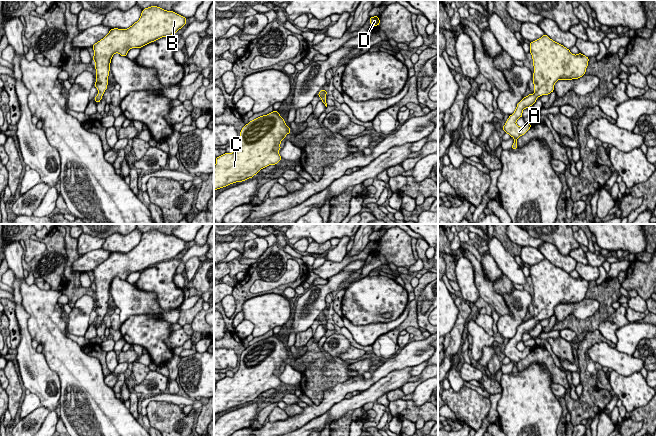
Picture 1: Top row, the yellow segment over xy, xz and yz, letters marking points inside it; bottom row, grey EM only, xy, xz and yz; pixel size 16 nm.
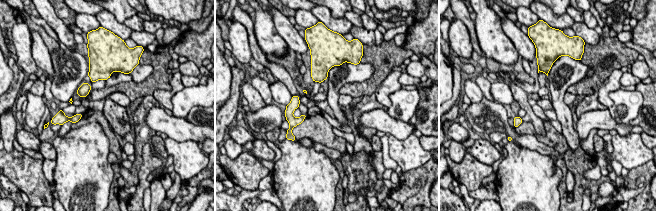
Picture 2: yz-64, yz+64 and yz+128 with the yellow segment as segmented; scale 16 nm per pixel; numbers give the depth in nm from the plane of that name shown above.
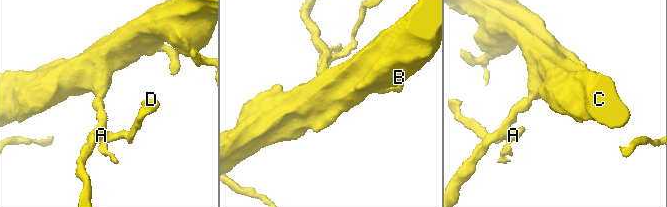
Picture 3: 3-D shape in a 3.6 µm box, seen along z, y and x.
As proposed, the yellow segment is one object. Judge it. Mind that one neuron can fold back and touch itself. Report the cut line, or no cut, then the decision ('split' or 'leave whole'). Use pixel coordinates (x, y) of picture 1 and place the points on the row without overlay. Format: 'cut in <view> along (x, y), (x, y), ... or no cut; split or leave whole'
no cut; leave whole

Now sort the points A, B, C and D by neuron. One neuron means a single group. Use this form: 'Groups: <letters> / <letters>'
Groups: A B C D

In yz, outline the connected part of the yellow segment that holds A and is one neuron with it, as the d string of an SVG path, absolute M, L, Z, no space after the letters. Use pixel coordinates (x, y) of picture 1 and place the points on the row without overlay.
M546 258L530 266L530 277L533 283L534 297L533 308L535 316L524 321L509 340L503 354L514 362L512 373L517 373L517 362L524 359L531 351L526 347L519 351L516 345L523 341L525 332L532 330L538 321L549 319L554 315L554 308L558 304L578 303L585 299L589 282L579 277L574 279L563 269L556 267Z

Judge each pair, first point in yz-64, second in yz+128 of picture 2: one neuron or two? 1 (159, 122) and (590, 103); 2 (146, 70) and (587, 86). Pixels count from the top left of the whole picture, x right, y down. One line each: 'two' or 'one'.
1: two
2: two

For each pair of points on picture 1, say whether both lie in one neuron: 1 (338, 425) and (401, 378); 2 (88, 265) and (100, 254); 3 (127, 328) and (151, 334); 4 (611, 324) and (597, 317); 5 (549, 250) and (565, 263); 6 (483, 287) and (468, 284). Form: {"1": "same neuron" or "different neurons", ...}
{"1": "different neurons", "2": "same neuron", "3": "same neuron", "4": "different neurons", "5": "same neuron", "6": "different neurons"}

